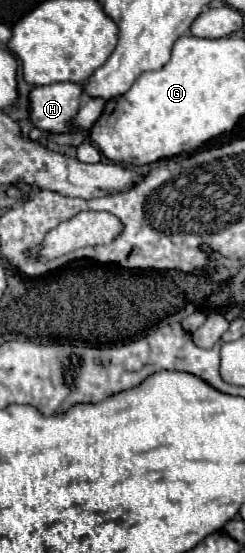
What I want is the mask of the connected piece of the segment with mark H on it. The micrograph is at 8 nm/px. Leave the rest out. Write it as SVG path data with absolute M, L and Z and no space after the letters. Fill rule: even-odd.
M58 82L38 86L30 92L30 118L40 130L64 134L74 130L74 116L78 114L84 94L84 84Z

